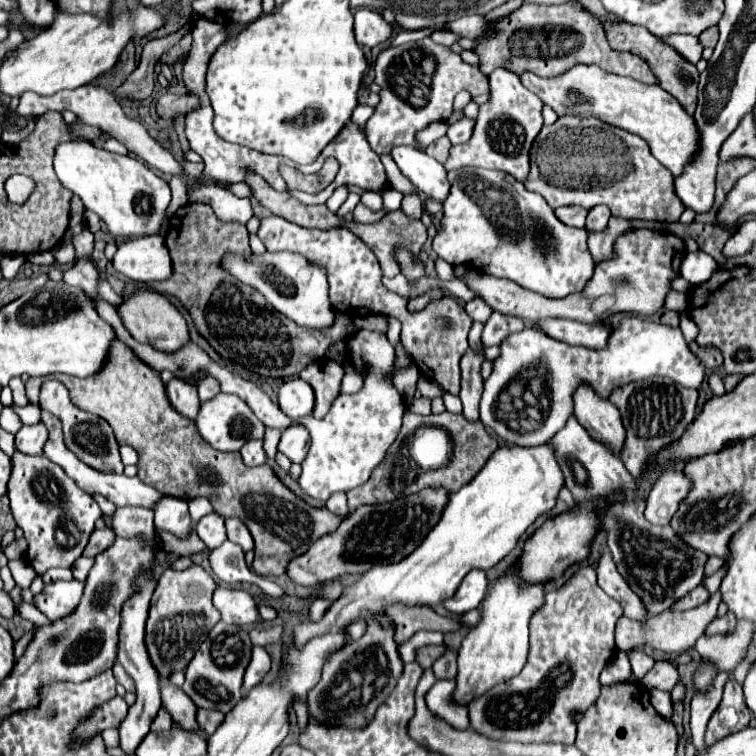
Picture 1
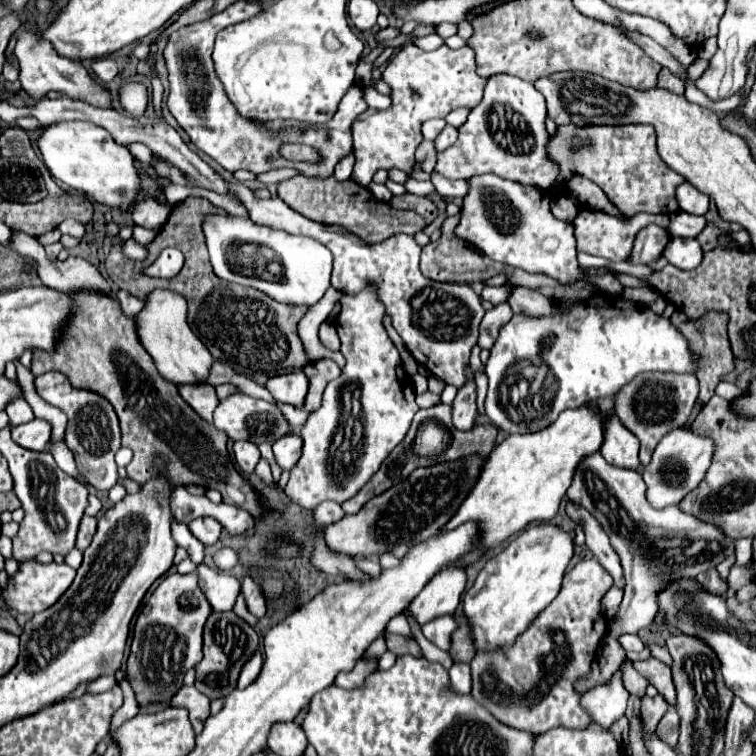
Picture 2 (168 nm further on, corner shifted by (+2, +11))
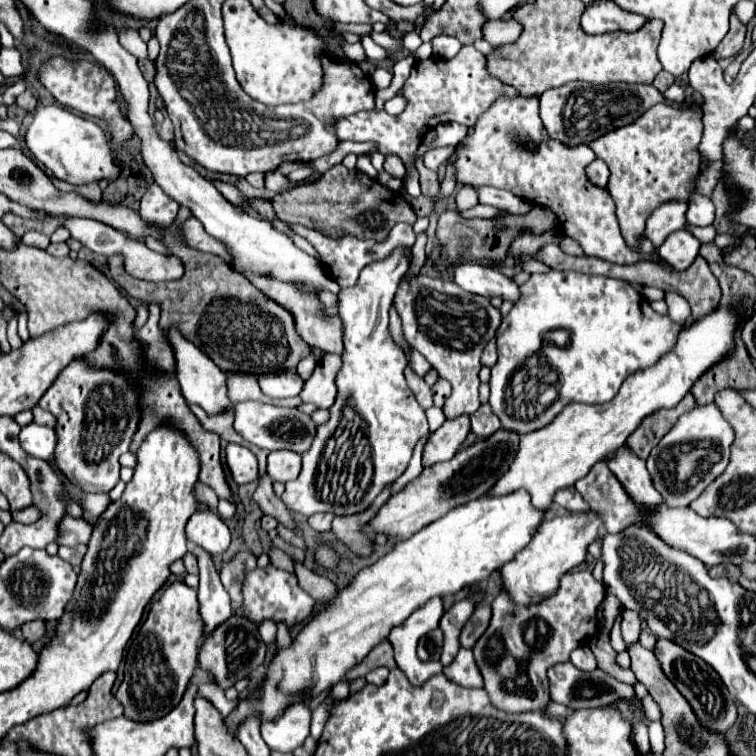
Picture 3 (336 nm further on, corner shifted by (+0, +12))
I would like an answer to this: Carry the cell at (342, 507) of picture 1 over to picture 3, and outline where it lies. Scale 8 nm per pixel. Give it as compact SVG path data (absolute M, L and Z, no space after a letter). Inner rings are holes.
M331 512L313 514L313 516L309 516L309 526L311 526L315 532L323 534L323 532L329 532L329 530L331 530L331 520L333 520Z

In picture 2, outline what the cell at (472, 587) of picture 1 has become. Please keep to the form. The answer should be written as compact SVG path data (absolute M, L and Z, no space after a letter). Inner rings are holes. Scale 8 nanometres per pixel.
M453 567L437 573L413 599L411 613L423 625L441 615L453 615L461 593L465 591L467 575L465 569Z

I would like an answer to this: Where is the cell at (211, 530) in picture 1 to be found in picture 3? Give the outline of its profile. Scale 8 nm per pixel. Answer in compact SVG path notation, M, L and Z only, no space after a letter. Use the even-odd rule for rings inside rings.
M213 510L195 512L189 518L185 532L187 532L189 542L201 546L211 556L223 554L231 542L231 532L227 524Z

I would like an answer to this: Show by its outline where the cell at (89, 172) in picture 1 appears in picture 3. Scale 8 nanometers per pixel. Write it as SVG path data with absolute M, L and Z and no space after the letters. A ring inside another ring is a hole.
M37 104L33 110L33 122L25 132L25 142L29 150L55 172L55 176L63 182L71 184L87 184L97 182L101 178L113 180L119 174L115 164L115 154L105 138L105 132L87 118L75 116L59 104Z

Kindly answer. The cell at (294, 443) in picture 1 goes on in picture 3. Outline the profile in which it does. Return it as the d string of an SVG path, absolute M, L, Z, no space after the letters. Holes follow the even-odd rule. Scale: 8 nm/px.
M271 452L267 458L267 474L271 480L289 482L295 480L301 472L301 456L291 452Z

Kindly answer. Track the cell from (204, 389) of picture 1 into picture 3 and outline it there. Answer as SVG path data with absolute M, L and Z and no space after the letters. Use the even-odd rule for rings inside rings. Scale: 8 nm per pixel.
M233 374L229 376L229 396L231 402L243 402L243 400L259 400L259 402L271 402L269 398L263 396L263 392L259 392L259 384L257 378L251 374Z

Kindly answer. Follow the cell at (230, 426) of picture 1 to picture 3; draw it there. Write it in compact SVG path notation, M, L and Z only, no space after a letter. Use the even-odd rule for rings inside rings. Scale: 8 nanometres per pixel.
M239 402L235 406L235 430L251 444L273 450L291 450L303 454L309 450L311 440L317 432L317 424L311 420L309 414L299 412L297 408L281 408L263 402Z

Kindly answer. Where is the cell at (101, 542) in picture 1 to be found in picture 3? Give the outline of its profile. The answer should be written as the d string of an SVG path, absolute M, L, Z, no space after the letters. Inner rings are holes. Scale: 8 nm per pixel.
M63 516L59 522L57 530L57 544L59 546L77 546L77 544L87 544L93 532L93 524L89 524L83 518L73 518L73 516Z

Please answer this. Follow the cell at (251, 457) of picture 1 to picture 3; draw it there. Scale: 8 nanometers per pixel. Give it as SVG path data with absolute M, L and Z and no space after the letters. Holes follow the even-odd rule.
M227 444L225 460L227 460L227 466L229 466L231 478L237 486L255 482L259 478L257 458L249 448L243 448L243 446L237 446L237 444Z

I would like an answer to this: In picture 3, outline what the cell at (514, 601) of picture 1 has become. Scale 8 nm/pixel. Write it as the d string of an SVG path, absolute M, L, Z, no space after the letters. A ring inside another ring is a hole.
M595 510L557 516L543 522L533 540L501 568L503 588L509 590L511 598L517 604L537 604L539 600L551 596L551 592L555 592L555 588L559 586L559 578L585 560L589 544L601 540L601 528L603 520Z

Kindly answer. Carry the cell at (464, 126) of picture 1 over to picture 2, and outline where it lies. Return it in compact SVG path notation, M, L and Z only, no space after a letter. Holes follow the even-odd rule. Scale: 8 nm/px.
M447 125L447 127L439 133L439 137L435 139L437 151L443 151L443 149L447 149L449 145L453 145L455 139L457 139L457 129L455 129L453 125Z

